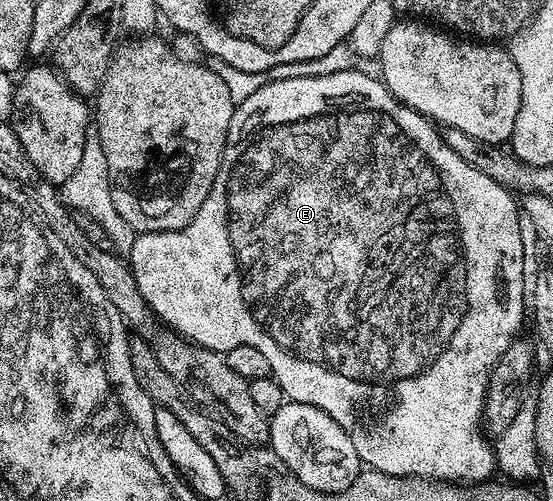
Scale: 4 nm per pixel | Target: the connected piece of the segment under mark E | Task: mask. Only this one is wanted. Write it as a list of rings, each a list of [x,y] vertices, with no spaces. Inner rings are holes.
[[[359,68],[334,72],[330,76],[298,76],[297,78],[278,76],[273,82],[268,82],[262,88],[258,88],[258,92],[254,92],[254,96],[246,96],[246,100],[235,103],[224,145],[224,155],[218,168],[218,176],[214,176],[210,196],[206,196],[206,200],[202,204],[202,208],[198,208],[194,220],[190,220],[190,224],[186,224],[181,230],[159,230],[149,234],[137,234],[132,245],[130,267],[134,280],[137,281],[138,290],[145,298],[146,304],[169,331],[175,332],[181,338],[204,349],[219,352],[238,348],[238,344],[250,344],[254,348],[258,348],[258,352],[262,352],[262,356],[266,356],[266,360],[270,360],[271,377],[275,378],[277,384],[282,388],[285,399],[310,404],[314,408],[326,412],[326,416],[333,418],[348,433],[350,440],[354,440],[354,448],[365,467],[377,470],[380,475],[410,476],[412,474],[415,478],[435,478],[441,482],[457,484],[487,482],[497,469],[493,443],[489,441],[482,429],[484,393],[488,387],[488,373],[494,368],[494,364],[498,364],[502,352],[506,352],[506,348],[511,344],[513,338],[517,337],[519,330],[516,329],[526,322],[524,234],[520,231],[522,214],[518,209],[517,199],[515,202],[512,197],[514,194],[511,189],[502,188],[494,180],[490,180],[490,176],[482,176],[482,172],[478,172],[478,168],[470,168],[470,164],[466,164],[466,160],[462,160],[462,156],[458,156],[445,144],[440,130],[424,115],[398,101],[379,77],[371,78],[370,75],[363,74]]]

